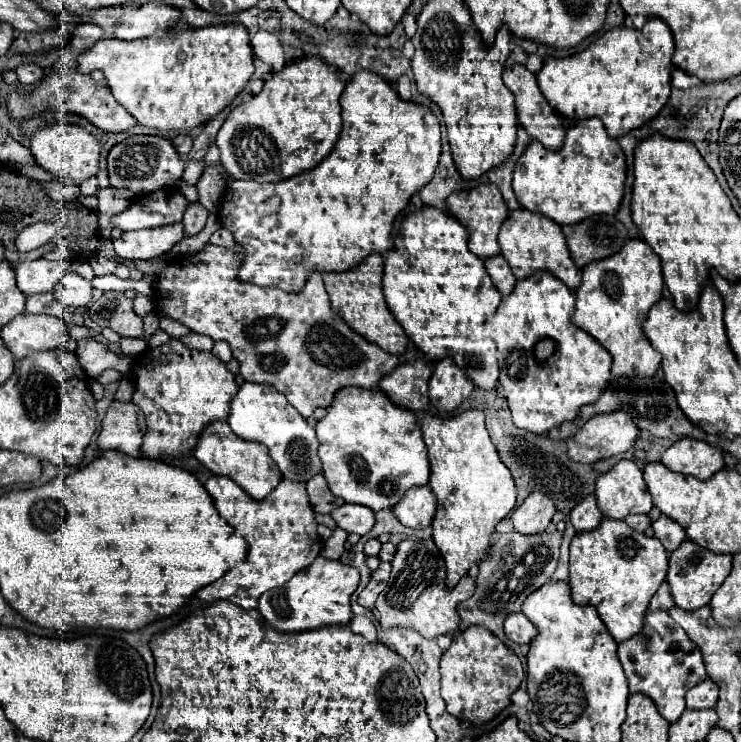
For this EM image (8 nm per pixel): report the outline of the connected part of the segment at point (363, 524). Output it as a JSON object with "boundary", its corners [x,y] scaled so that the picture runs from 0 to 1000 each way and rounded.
{"boundary":[[[462,679],[445,693],[456,712],[467,717],[480,717],[491,722],[502,709],[505,709],[505,690],[497,682],[483,682],[483,679]]]}

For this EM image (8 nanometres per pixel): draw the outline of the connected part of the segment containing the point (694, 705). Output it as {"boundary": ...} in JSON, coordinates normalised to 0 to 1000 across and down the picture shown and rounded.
{"boundary":[[[953,914],[950,919],[926,933],[926,954],[931,957],[964,954],[966,946],[969,946],[969,925],[958,914]]]}

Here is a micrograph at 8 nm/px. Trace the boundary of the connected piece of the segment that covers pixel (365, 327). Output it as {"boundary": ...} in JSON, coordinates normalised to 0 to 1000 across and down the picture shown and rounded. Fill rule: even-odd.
{"boundary":[[[499,342],[478,364],[467,364],[459,369],[435,369],[435,372],[445,399],[448,418],[459,423],[464,434],[497,461],[505,461],[507,466],[513,466],[526,477],[543,480],[551,466],[551,453],[521,412],[521,404],[516,396],[516,367],[518,367],[518,348],[513,342]]]}

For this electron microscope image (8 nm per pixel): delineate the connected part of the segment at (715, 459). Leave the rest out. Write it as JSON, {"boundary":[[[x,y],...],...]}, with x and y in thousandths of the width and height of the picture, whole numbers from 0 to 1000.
{"boundary":[[[920,590],[907,598],[891,615],[891,623],[907,636],[918,636],[926,642],[931,639],[942,647],[955,647],[961,639],[977,631],[974,606],[937,590]]]}

